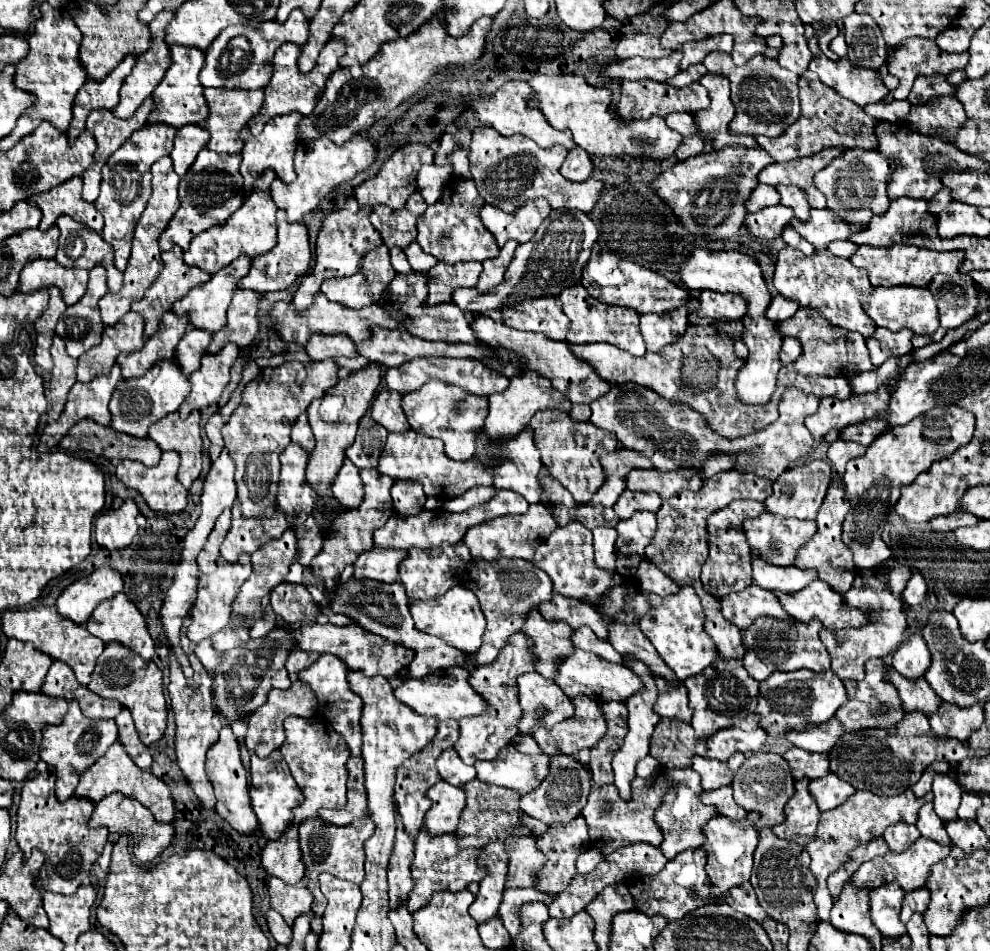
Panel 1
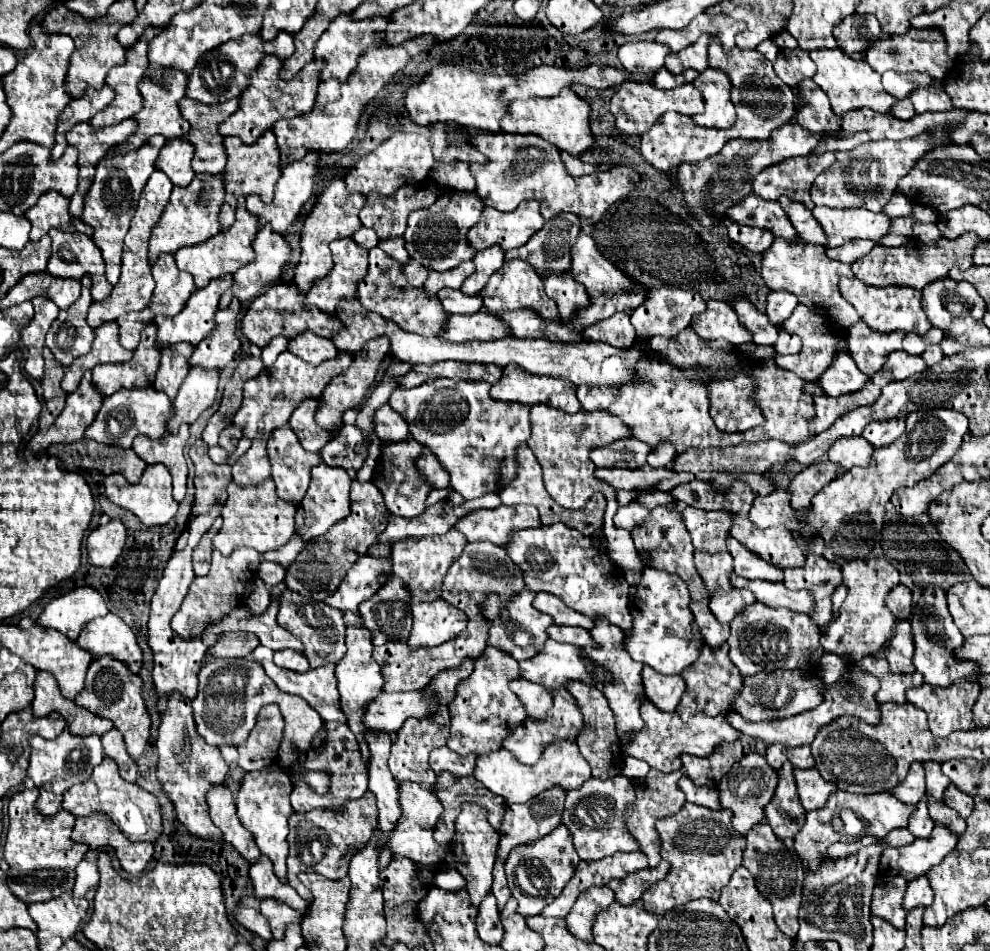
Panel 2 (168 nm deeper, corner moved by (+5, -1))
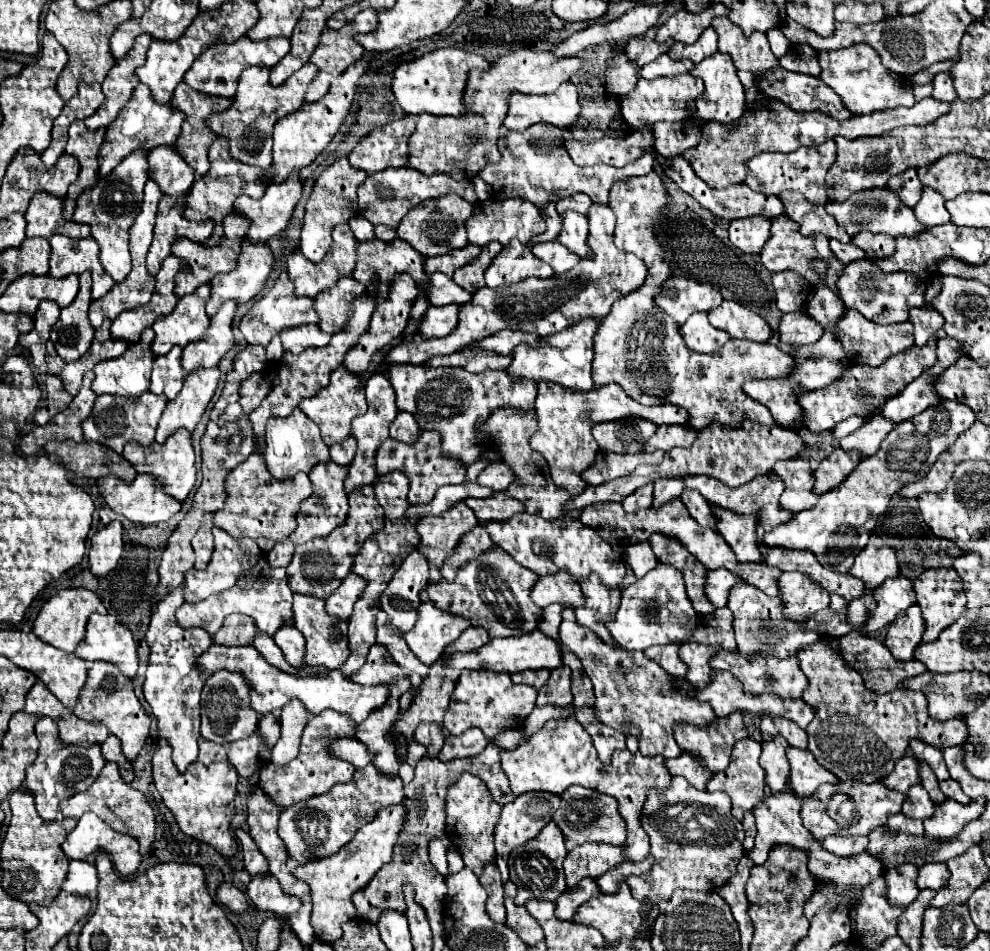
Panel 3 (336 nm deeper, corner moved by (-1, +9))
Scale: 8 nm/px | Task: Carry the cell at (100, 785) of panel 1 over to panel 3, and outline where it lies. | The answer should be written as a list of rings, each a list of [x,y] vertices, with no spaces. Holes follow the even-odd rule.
[[[106,763],[104,769],[100,771],[100,775],[96,777],[96,783],[92,783],[92,787],[88,787],[88,791],[84,791],[80,795],[72,795],[72,799],[66,799],[60,805],[60,811],[64,817],[72,817],[72,819],[80,819],[82,813],[92,811],[118,833],[134,837],[140,845],[140,855],[144,855],[154,841],[154,831],[156,831],[154,811],[140,791],[132,789],[128,783],[124,783],[120,779],[120,771],[116,769],[116,763]]]

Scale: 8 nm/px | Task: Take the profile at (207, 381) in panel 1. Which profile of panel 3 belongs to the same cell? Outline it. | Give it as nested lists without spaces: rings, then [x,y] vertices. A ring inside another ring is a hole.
[[[212,367],[190,373],[184,379],[180,395],[172,403],[168,403],[162,413],[162,419],[156,429],[158,443],[164,443],[178,429],[188,429],[190,433],[194,431],[218,387],[218,377],[220,377],[218,367]]]

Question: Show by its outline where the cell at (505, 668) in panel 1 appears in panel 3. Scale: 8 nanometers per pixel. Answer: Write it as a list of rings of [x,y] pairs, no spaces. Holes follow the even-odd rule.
[[[464,671],[460,675],[460,683],[456,683],[456,691],[452,695],[452,703],[444,715],[444,729],[452,735],[460,735],[466,729],[478,727],[486,739],[494,739],[506,729],[516,729],[532,713],[538,691],[530,685],[514,685],[510,675],[500,675],[496,671]]]

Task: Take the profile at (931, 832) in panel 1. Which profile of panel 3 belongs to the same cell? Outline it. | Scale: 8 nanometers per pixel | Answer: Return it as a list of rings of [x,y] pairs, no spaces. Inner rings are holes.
[[[912,785],[906,793],[906,801],[902,805],[902,813],[908,815],[910,819],[928,819],[934,811],[934,803],[930,795],[924,791],[920,785]]]

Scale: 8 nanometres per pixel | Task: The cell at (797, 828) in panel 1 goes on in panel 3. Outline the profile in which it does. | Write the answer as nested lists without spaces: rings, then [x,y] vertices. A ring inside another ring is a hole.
[[[782,735],[772,737],[770,741],[762,741],[760,765],[766,771],[766,785],[770,791],[788,791],[788,759],[784,755],[788,743]]]

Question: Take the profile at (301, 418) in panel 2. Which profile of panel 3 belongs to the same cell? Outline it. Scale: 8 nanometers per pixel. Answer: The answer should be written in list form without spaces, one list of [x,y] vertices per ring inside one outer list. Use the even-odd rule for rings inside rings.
[[[338,367],[338,369],[332,371],[328,387],[324,387],[324,391],[318,391],[312,399],[304,399],[304,403],[300,403],[300,409],[320,427],[322,439],[328,447],[342,443],[352,433],[350,421],[354,417],[366,413],[366,409],[368,409],[368,403],[366,403],[366,397],[364,397],[364,383],[358,379],[356,373],[348,371],[346,367]]]

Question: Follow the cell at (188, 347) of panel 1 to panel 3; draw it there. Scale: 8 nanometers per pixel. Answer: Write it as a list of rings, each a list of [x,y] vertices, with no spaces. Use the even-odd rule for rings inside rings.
[[[172,347],[168,355],[160,355],[152,363],[152,385],[150,391],[156,395],[166,395],[168,401],[174,401],[182,389],[186,377],[180,363],[180,347]]]

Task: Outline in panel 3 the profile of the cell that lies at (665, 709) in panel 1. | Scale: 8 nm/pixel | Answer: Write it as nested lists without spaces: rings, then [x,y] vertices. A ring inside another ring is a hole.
[[[670,643],[670,645],[664,645],[664,647],[648,647],[644,651],[644,655],[648,659],[656,661],[664,671],[668,671],[668,675],[684,679],[686,667],[678,657],[678,643]]]

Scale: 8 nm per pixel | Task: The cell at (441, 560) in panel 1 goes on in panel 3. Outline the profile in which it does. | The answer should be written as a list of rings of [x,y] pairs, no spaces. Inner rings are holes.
[[[460,501],[442,515],[426,515],[418,521],[418,533],[422,537],[418,551],[426,555],[430,563],[430,583],[442,579],[440,563],[452,555],[460,535],[478,525],[472,509]]]

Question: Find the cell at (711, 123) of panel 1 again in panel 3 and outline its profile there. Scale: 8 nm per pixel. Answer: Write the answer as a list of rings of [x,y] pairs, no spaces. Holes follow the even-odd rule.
[[[718,51],[712,57],[698,63],[690,73],[702,77],[702,81],[704,81],[704,93],[696,99],[698,115],[704,121],[732,123],[732,121],[740,119],[740,115],[746,111],[746,95],[744,95],[744,85],[742,85],[740,77],[738,77],[738,71],[736,71],[730,55]]]

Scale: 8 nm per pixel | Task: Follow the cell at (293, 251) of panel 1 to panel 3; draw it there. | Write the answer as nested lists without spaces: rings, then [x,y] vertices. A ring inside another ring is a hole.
[[[242,239],[236,269],[214,277],[210,281],[210,295],[232,299],[236,303],[250,301],[264,289],[264,283],[272,271],[272,263],[272,251],[264,243],[252,245],[248,239]]]

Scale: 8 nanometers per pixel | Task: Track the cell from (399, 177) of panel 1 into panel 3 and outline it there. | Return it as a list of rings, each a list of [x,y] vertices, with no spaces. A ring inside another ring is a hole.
[[[406,115],[370,131],[348,155],[352,167],[366,171],[368,175],[384,171],[388,167],[404,167],[408,163],[408,135],[416,127],[416,117]]]

